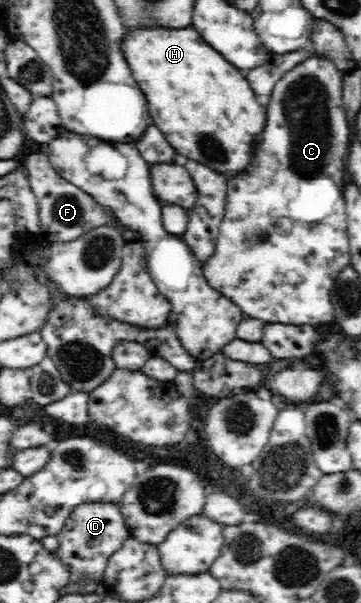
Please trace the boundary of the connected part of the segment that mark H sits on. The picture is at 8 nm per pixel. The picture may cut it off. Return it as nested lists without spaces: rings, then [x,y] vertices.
[[[189,25],[184,28],[135,27],[124,36],[120,50],[127,59],[133,78],[146,97],[148,113],[153,118],[153,125],[160,130],[165,141],[173,147],[177,155],[186,161],[195,160],[205,164],[215,172],[227,172],[227,177],[235,172],[243,172],[251,164],[251,140],[263,132],[263,106],[257,102],[255,92],[251,90],[245,72],[241,74],[233,64],[223,60],[207,41],[202,40],[199,32]]]

